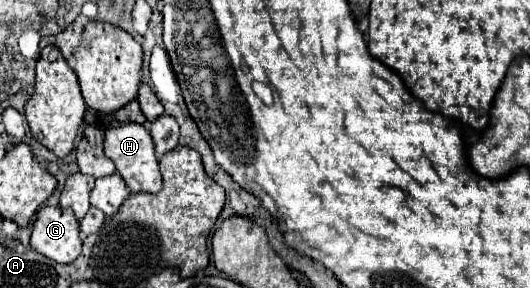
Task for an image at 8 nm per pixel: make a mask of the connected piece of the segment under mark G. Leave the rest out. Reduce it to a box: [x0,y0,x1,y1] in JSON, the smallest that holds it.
[31,206,83,262]

